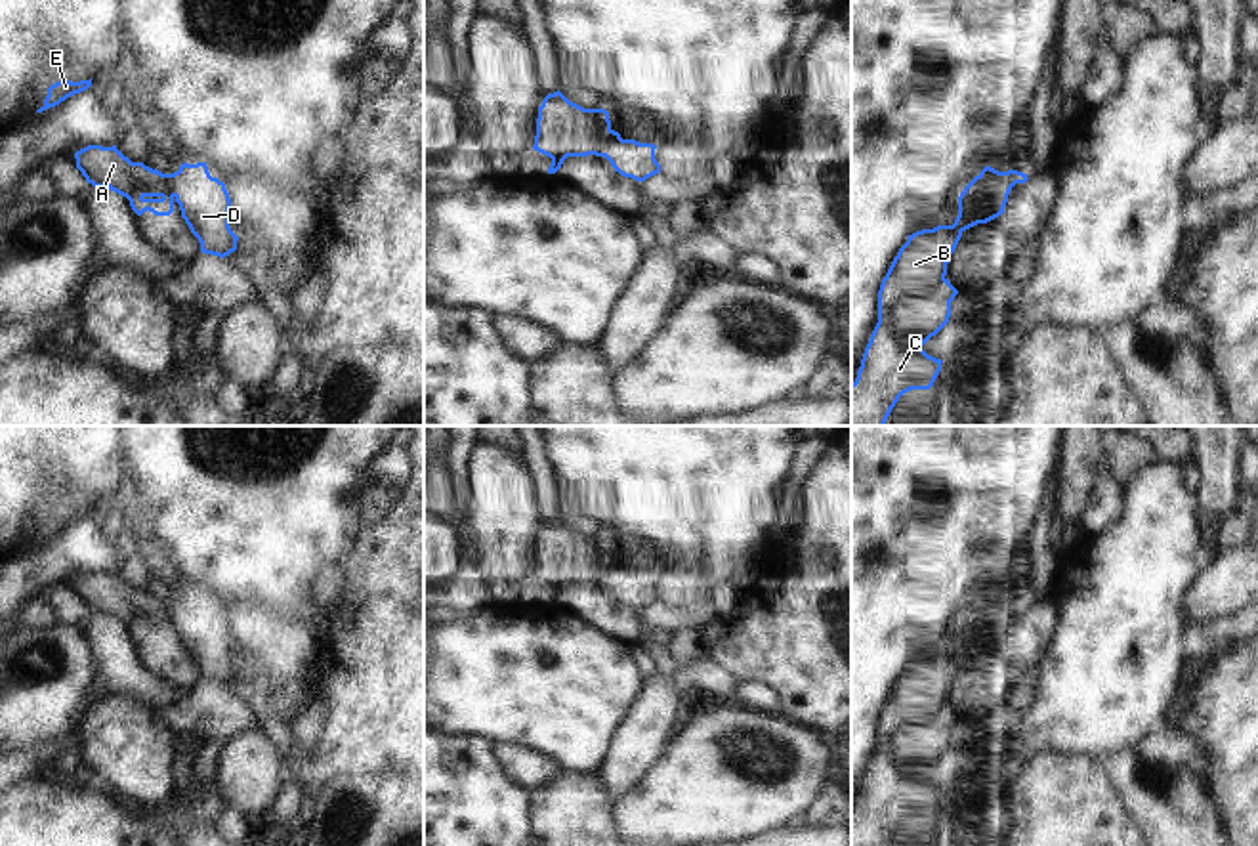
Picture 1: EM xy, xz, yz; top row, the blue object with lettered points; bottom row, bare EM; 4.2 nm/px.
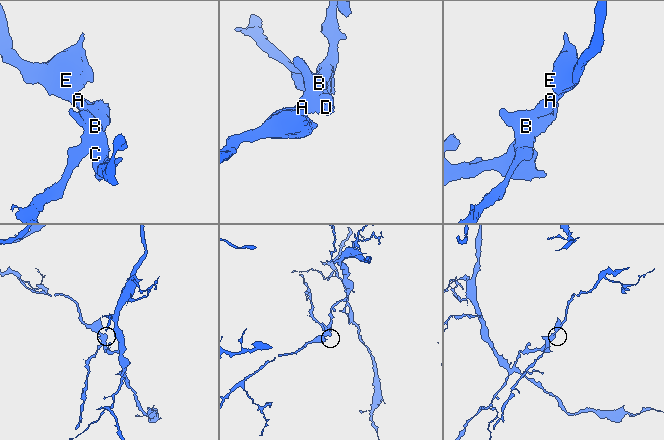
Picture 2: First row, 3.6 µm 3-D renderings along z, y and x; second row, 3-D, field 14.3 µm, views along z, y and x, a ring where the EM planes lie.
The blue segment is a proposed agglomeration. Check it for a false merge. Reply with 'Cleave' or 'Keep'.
Cleave

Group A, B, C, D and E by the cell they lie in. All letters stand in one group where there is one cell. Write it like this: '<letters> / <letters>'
A B C E / D

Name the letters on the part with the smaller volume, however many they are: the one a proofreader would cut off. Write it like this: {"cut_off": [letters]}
{"cut_off": ["D"]}

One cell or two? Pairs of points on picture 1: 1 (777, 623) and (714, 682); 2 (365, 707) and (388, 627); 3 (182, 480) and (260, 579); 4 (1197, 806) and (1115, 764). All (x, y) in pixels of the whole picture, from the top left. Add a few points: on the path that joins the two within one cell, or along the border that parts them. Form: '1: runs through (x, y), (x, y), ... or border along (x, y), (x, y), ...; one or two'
1: border along (707, 654), (741, 682); two
2: runs through (384, 688), (388, 684), (388, 646); one
3: runs through (207, 505), (207, 516), (245, 554); one
4: runs through (1176, 806), (1155, 801), (1136, 785); one

